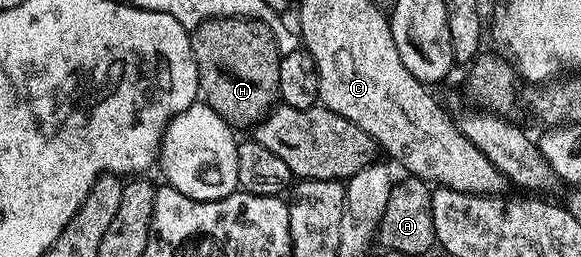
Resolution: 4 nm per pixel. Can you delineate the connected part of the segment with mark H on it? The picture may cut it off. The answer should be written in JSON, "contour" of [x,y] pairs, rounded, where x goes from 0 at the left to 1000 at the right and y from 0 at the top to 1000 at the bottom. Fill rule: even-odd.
{"contour":[[[437,70],[356,74],[329,136],[348,381],[399,498],[437,498],[482,397],[478,331],[484,202],[478,160],[449,78]]]}

